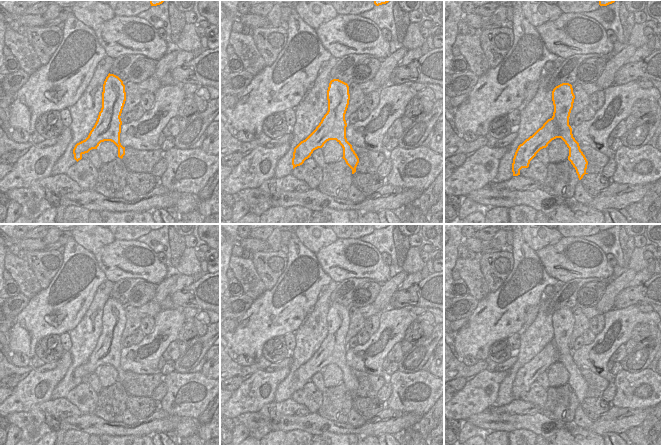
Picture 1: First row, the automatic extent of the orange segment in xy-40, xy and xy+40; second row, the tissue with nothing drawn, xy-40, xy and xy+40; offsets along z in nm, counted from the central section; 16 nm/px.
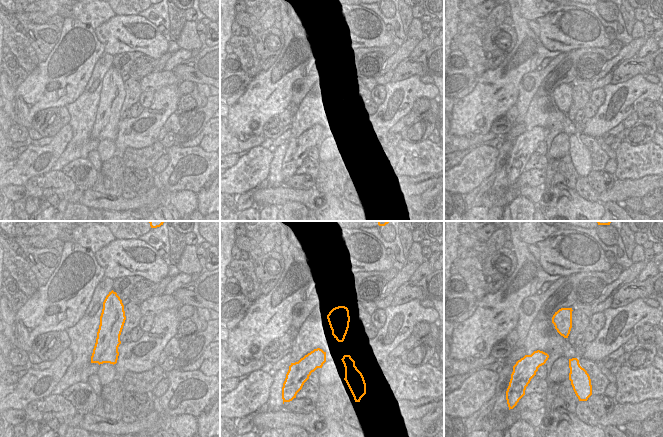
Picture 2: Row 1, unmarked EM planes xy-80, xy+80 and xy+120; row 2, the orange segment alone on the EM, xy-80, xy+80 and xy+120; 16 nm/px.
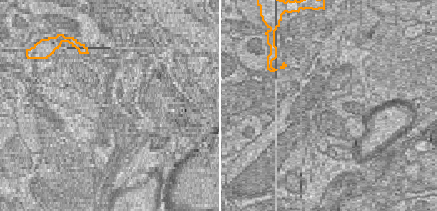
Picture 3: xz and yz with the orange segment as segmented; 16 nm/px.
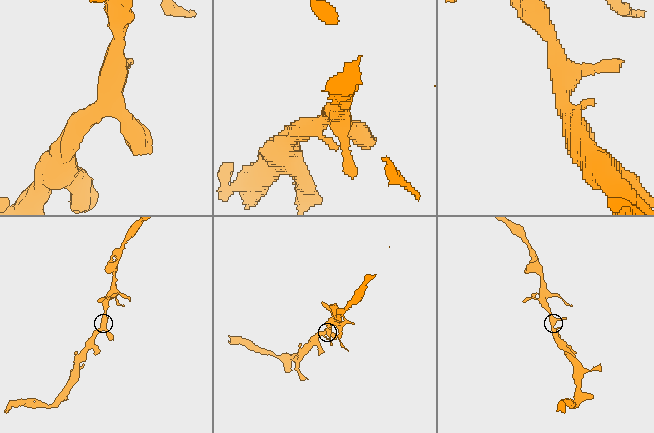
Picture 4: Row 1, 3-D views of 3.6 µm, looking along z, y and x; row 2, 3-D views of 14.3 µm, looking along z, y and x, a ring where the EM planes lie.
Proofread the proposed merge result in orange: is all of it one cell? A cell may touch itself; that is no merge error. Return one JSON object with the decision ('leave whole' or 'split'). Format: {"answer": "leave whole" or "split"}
{"answer": "leave whole"}

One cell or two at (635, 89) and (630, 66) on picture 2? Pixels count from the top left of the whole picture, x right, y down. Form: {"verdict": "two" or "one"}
{"verdict": "two"}

